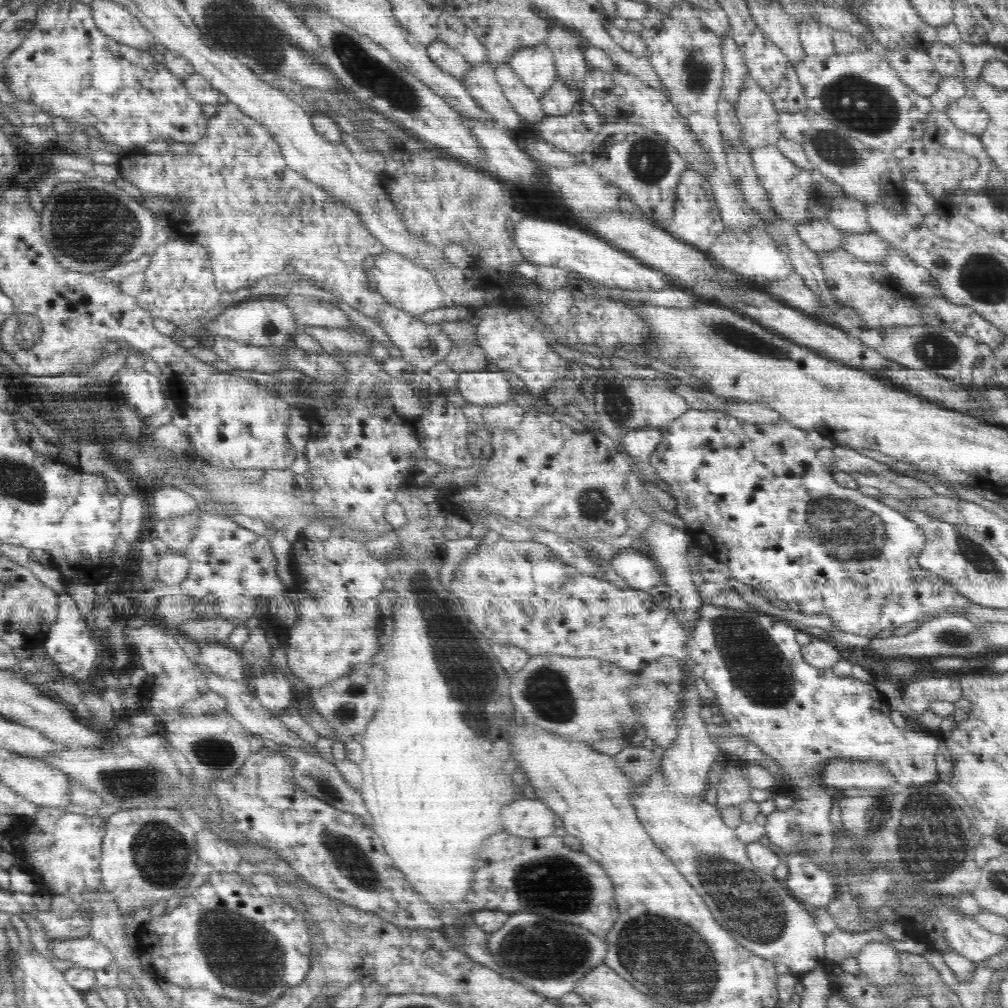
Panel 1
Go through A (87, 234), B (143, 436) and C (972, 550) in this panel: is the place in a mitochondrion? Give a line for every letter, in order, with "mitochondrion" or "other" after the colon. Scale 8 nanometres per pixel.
A: mitochondrion
B: other
C: mitochondrion

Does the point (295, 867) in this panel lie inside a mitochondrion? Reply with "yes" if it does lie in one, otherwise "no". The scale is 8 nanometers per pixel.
no

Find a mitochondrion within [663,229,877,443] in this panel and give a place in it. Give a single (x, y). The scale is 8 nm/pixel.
(746, 341)

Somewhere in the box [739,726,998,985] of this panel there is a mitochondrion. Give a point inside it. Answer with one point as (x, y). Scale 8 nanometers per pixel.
(922, 817)

